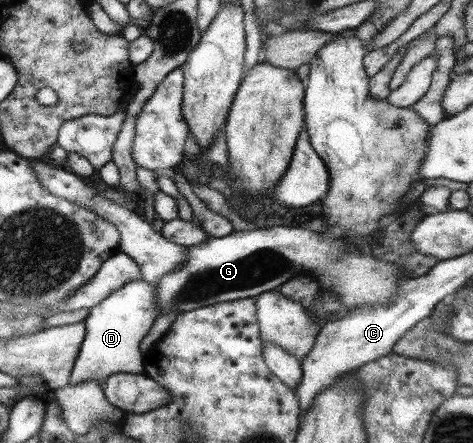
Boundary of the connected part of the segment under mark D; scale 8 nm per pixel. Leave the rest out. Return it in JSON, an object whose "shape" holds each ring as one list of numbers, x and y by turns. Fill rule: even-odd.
{"shape":[[127,281,119,290,109,293,103,302,91,308,83,326,85,327,85,335,81,340,78,354,76,355,73,369,69,376,69,385,85,382,86,379,99,380,102,383,106,377,119,370,139,371,143,367,142,354,139,352,139,343,145,337,151,328,156,315,155,302,153,302,153,295,155,295,154,285,142,281]]}

